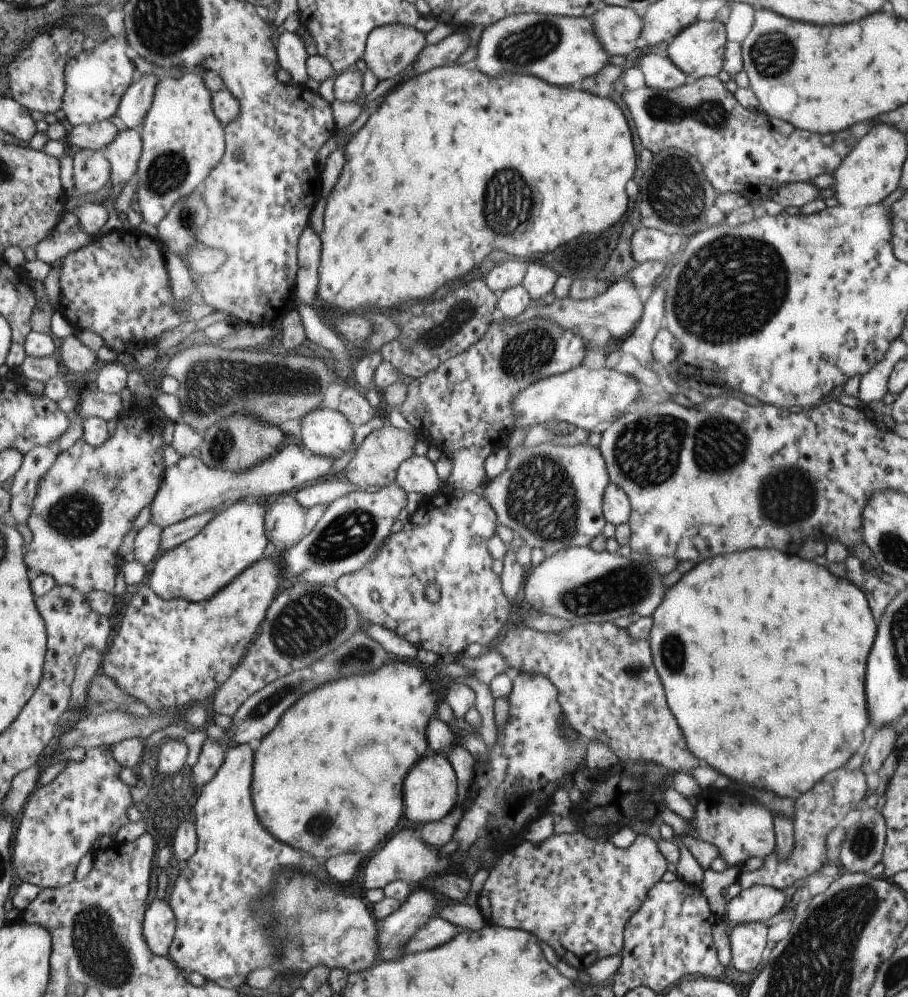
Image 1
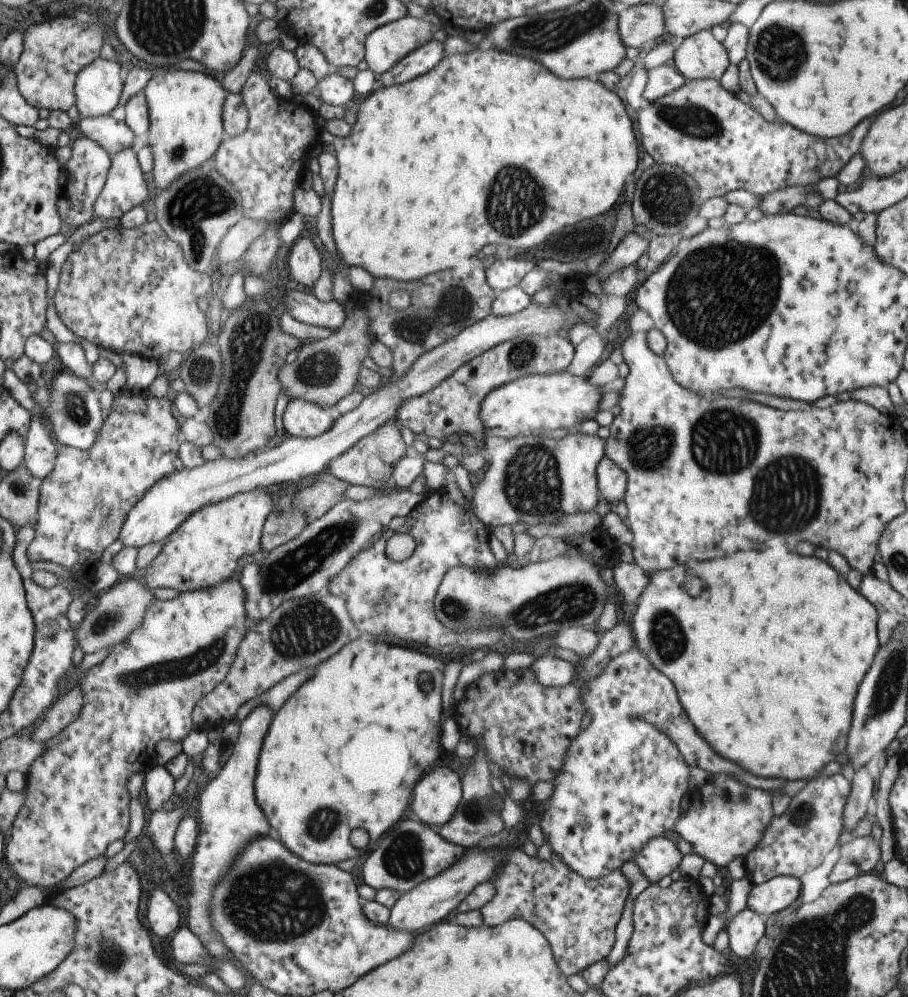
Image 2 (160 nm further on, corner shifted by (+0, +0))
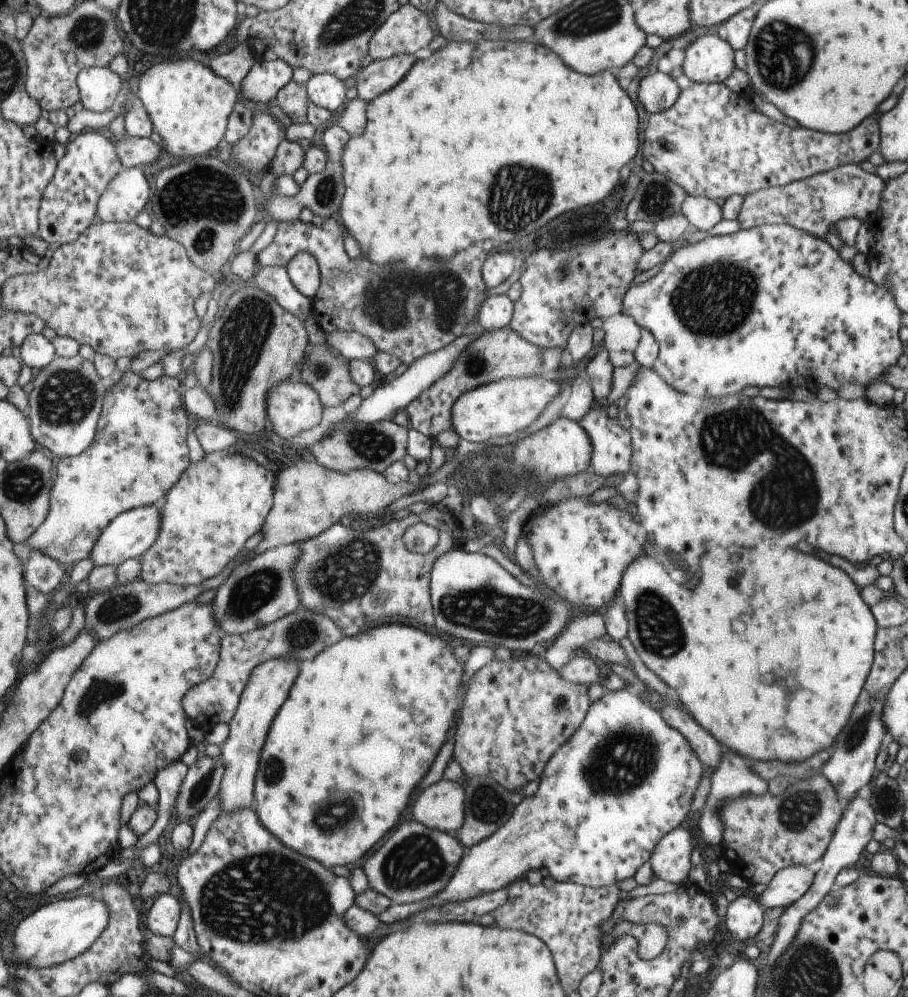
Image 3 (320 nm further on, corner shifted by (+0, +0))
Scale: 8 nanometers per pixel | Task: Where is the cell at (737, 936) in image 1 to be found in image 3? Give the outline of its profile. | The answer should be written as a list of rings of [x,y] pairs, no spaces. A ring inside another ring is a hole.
[[[740,895],[729,900],[725,910],[725,928],[729,936],[737,942],[751,942],[759,928],[763,916],[763,908],[749,896]]]

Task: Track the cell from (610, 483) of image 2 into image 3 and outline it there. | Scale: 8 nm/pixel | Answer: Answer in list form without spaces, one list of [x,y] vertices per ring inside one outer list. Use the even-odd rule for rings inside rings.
[[[593,397],[589,409],[576,423],[585,431],[585,434],[588,434],[590,440],[591,452],[588,465],[591,468],[589,471],[607,478],[607,476],[613,475],[615,472],[627,473],[632,448],[629,431],[623,429],[615,417],[610,418],[607,416],[605,413],[607,406],[603,399],[605,398],[595,399]]]

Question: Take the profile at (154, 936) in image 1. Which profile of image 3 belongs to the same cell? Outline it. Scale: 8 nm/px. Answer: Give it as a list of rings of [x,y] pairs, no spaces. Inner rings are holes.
[[[161,893],[153,898],[151,907],[145,916],[146,927],[155,936],[172,938],[179,916],[179,904],[169,893]]]

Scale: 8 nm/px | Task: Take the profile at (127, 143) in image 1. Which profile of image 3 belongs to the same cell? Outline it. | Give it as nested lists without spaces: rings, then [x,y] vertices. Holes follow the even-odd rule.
[[[139,167],[123,168],[111,181],[97,204],[97,219],[132,223],[150,200],[149,186]]]

